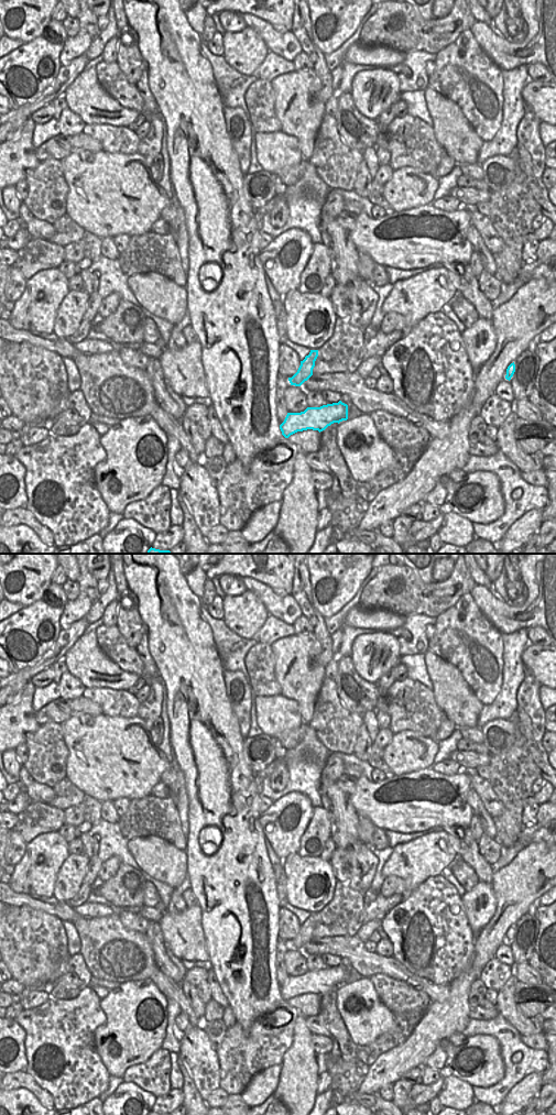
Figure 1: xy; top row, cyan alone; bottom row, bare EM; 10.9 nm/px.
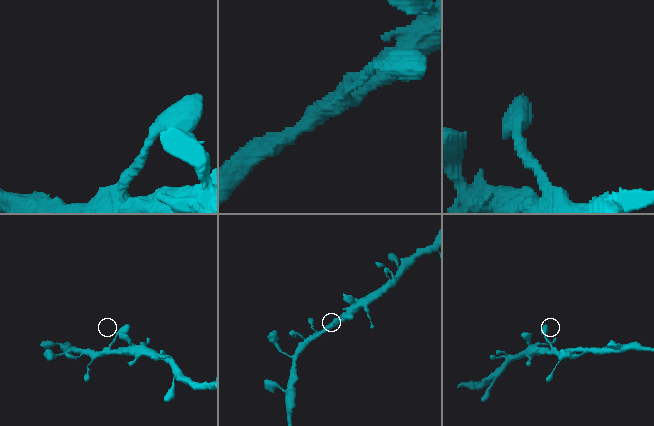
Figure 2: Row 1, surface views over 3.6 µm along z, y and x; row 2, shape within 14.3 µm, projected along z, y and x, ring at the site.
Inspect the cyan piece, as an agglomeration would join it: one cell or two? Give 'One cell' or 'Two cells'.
One cell

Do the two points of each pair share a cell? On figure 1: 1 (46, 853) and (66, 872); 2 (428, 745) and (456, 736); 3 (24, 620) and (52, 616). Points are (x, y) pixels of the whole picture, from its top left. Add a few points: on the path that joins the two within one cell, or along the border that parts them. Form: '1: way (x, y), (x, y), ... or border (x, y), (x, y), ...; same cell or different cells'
1: border (69, 854), (57, 873), (54, 892); different cells
2: border (437, 742), (437, 753), (433, 763); different cells
3: way (31, 620), (45, 618); same cell

